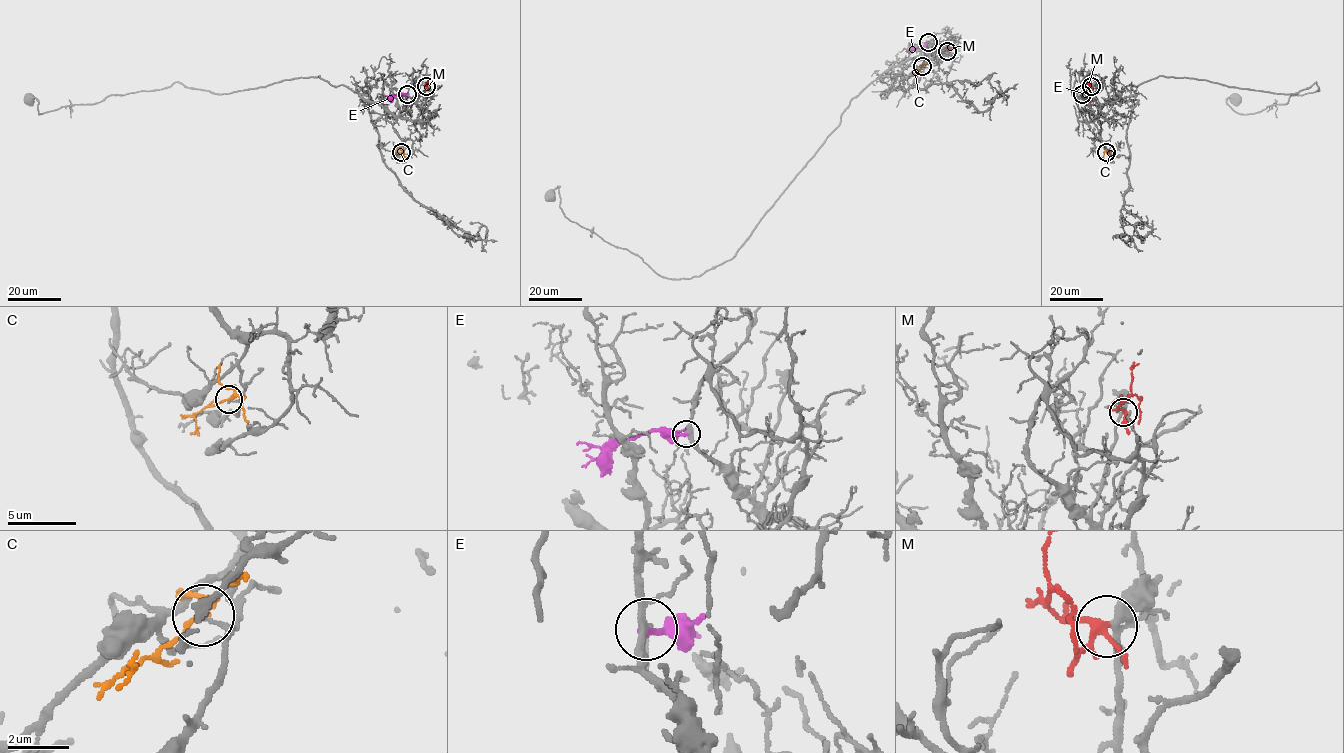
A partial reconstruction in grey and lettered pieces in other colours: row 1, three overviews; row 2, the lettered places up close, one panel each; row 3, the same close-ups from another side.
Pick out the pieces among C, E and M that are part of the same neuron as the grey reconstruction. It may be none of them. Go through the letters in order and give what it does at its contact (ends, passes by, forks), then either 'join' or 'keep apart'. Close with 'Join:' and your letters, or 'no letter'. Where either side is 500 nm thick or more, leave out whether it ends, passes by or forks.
C: it forks; keep apart
E: it ends; keep apart
M: it forks; join
Join: M

